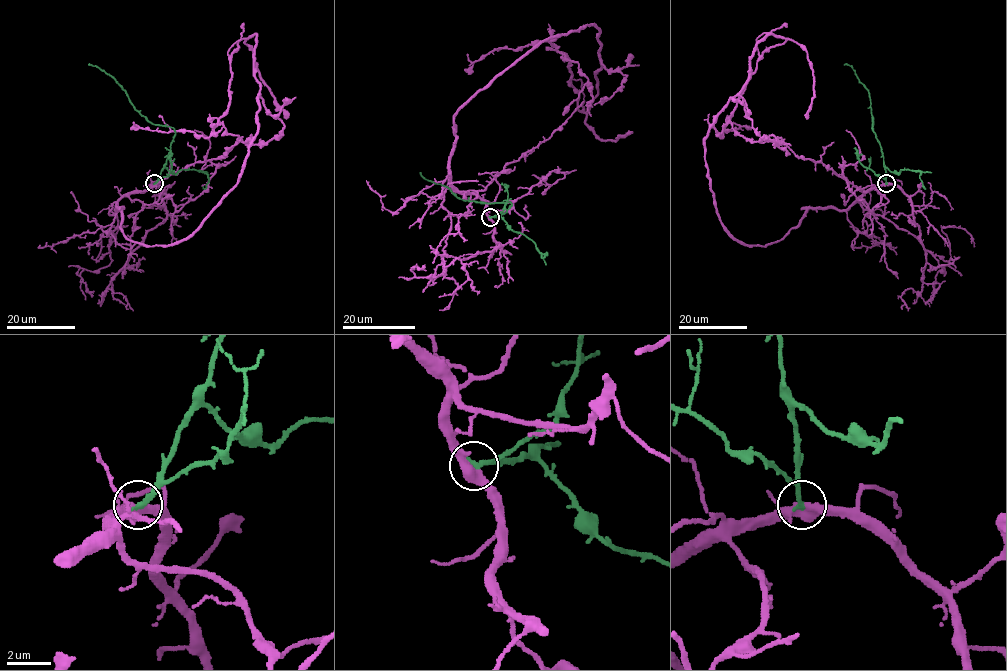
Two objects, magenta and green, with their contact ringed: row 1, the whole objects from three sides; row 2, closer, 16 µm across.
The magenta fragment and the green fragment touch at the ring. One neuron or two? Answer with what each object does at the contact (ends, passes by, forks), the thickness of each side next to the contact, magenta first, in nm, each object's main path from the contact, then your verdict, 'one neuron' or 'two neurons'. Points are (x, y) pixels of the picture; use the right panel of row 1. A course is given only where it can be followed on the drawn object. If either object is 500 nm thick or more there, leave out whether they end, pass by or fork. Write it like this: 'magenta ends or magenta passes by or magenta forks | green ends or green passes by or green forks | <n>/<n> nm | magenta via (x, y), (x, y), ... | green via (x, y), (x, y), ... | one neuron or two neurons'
magenta forks | green ends | 400/280 nm | magenta via (886, 183), (742, 244), (716, 210), (705, 137), (753, 49), (786, 37), (719, 137), (751, 129) | green via (886, 183), (883, 153), (872, 128), (868, 90), (851, 66), (844, 65) | one neuron

